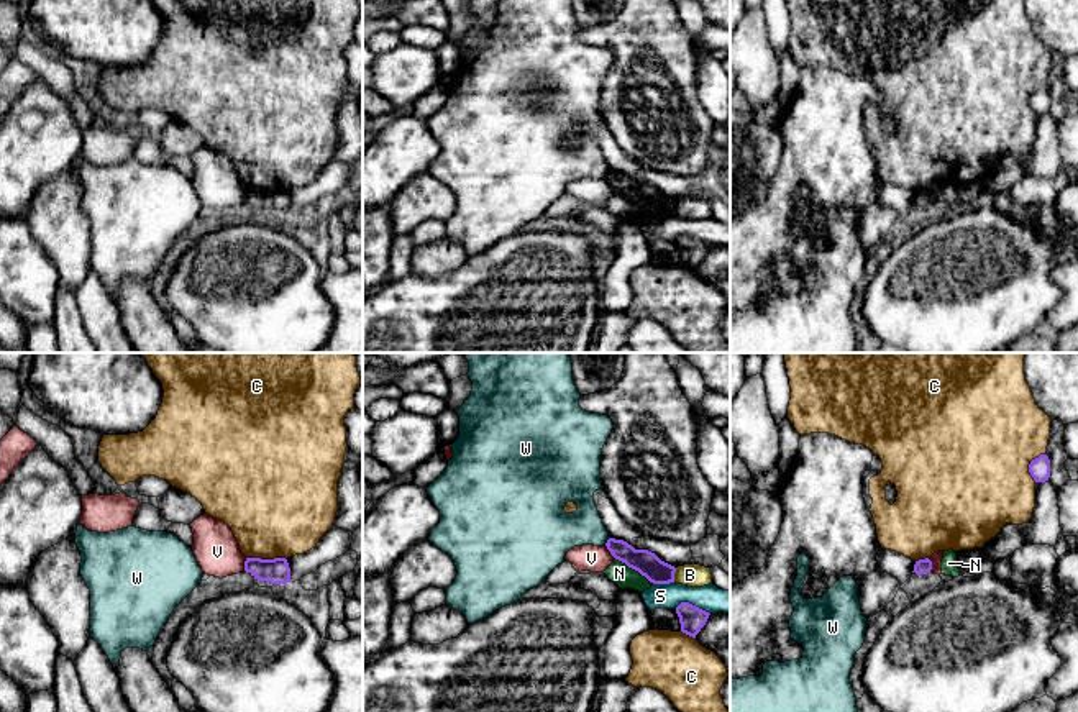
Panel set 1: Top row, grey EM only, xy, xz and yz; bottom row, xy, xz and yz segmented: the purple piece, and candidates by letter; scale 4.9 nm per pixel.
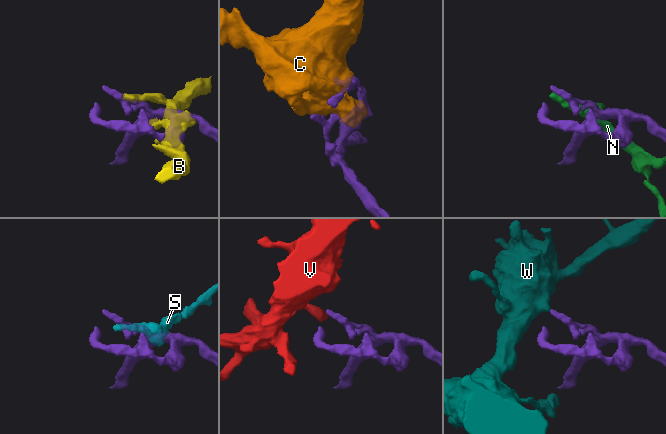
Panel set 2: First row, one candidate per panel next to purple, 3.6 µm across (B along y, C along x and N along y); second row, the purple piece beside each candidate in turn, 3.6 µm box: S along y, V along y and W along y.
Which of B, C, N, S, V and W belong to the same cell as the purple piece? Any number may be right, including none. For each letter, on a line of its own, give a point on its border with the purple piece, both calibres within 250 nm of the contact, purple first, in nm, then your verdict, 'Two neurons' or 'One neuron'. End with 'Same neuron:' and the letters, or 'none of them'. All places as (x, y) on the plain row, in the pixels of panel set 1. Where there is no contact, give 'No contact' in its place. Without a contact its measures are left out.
B: Touches purple at xz (673, 207). Thickness 120 nm (purple) against 110 nm. Two neurons
C: Touches purple at xy (266, 192). Thickness 130 nm (purple) against 460 nm. Two neurons
N: Touches purple at xz (634, 200). Thickness 120 nm (purple) against 110 nm. Two neurons
S: Touches purple at xz (691, 237). Thickness 120 nm (purple) against 130 nm. Two neurons
V: Touches purple at xy (245, 197). Thickness 130 nm (purple) against 220 nm. Two neurons
W: Touches purple at xz (607, 174). Thickness 120 nm (purple) against 200 nm. Two neurons
Same neuron: none of them

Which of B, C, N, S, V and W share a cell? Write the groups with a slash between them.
B / C / N / S / V / W

